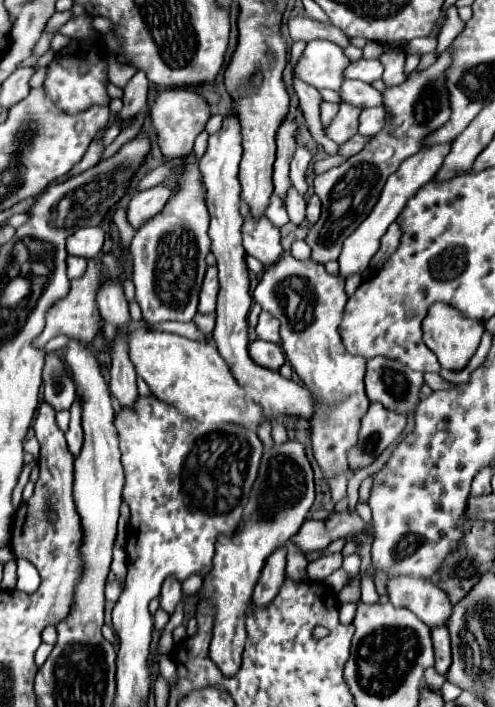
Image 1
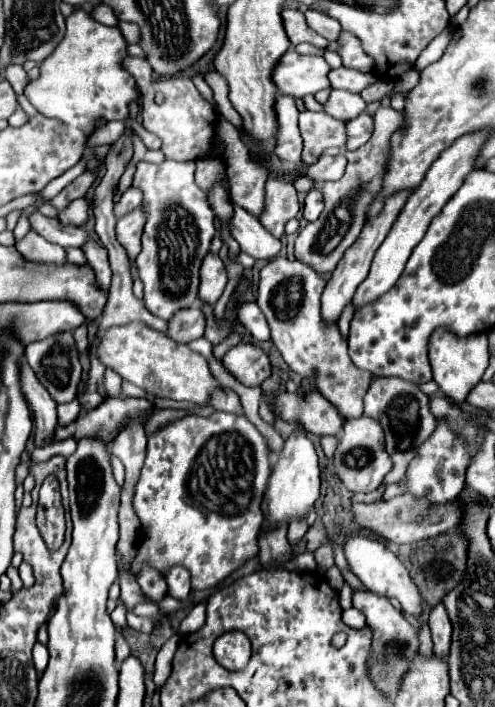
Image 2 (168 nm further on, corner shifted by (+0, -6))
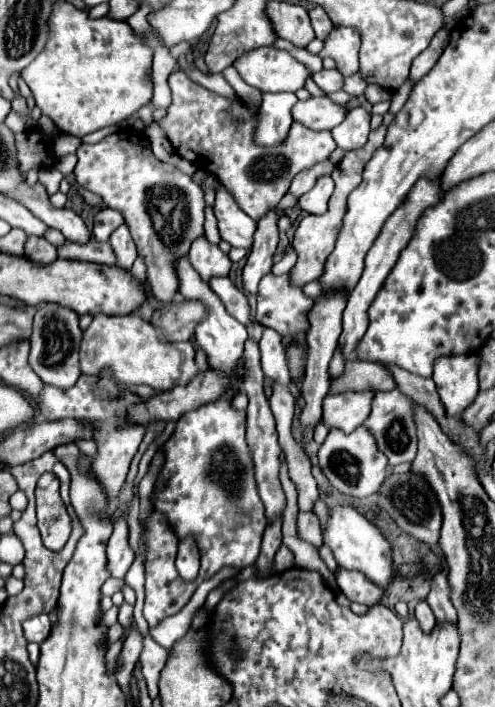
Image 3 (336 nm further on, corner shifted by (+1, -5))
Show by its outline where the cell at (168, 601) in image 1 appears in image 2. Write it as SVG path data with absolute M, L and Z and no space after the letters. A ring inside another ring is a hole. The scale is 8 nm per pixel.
M174 567L168 571L166 575L166 583L168 583L168 595L172 595L178 601L186 601L188 593L190 593L190 571L186 571L186 567Z

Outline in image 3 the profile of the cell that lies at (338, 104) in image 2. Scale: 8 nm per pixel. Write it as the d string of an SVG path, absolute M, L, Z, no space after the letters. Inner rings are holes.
M309 98L293 106L293 120L313 128L313 130L331 130L341 124L347 116L347 108L333 102L331 98Z

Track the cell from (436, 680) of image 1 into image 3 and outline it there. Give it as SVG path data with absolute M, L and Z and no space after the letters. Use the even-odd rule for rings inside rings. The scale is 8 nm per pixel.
M419 602L419 604L415 606L415 618L417 618L417 622L419 622L419 628L421 628L425 634L429 634L429 632L433 630L435 618L433 618L433 612L431 612L431 608L429 608L427 602Z

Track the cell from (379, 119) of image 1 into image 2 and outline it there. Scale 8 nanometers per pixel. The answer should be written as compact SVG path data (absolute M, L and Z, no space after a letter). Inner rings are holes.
M360 113L358 117L350 119L346 123L346 135L348 135L346 151L356 151L358 147L362 147L372 137L372 131L374 131L374 121L368 113Z

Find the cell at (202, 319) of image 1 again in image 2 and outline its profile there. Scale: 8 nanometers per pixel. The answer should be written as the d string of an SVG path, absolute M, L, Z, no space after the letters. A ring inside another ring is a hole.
M198 305L178 311L178 315L174 315L174 319L168 321L168 331L166 335L170 339L174 339L176 343L190 343L198 337L204 335L206 329L206 317L202 313L202 309Z

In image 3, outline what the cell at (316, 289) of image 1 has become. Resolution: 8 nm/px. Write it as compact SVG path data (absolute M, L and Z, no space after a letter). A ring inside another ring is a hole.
M269 272L269 274L265 274L261 278L261 284L259 284L257 322L263 324L263 326L267 326L267 328L273 328L275 332L279 332L285 342L293 342L293 340L301 338L309 330L307 314L313 308L313 304L315 304L313 298L305 296L299 286L291 284L291 276L289 274L275 276L273 272Z

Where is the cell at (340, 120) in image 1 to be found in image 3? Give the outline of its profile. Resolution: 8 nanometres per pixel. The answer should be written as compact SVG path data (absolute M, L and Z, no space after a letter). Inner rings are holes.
M177 70L169 76L169 88L173 94L173 104L167 108L167 114L157 122L167 140L171 142L171 146L175 148L175 152L189 160L191 164L195 164L199 170L205 170L209 174L213 174L235 198L235 202L239 204L239 208L249 214L253 220L259 220L263 214L269 212L269 208L277 206L277 202L287 194L291 180L301 172L311 168L315 162L323 162L329 158L329 154L337 148L337 144L333 142L331 130L311 130L307 126L303 126L301 122L293 122L291 130L289 130L289 138L285 140L285 146L257 146L253 144L253 118L257 116L257 112L249 110L243 102L239 100L227 100L215 92L209 92L207 88L195 84L193 80L189 80L189 76L183 70Z

